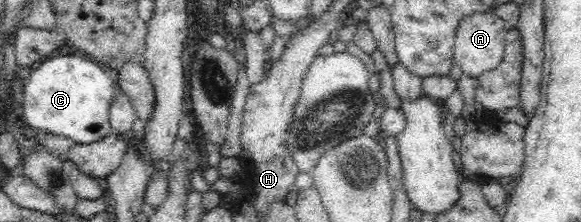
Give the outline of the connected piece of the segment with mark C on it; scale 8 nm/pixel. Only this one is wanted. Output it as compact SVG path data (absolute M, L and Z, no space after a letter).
M59 52L32 68L27 81L23 83L23 118L28 126L46 130L47 133L66 136L75 143L91 143L114 132L109 121L109 108L119 90L114 88L112 76L100 63L73 53Z

